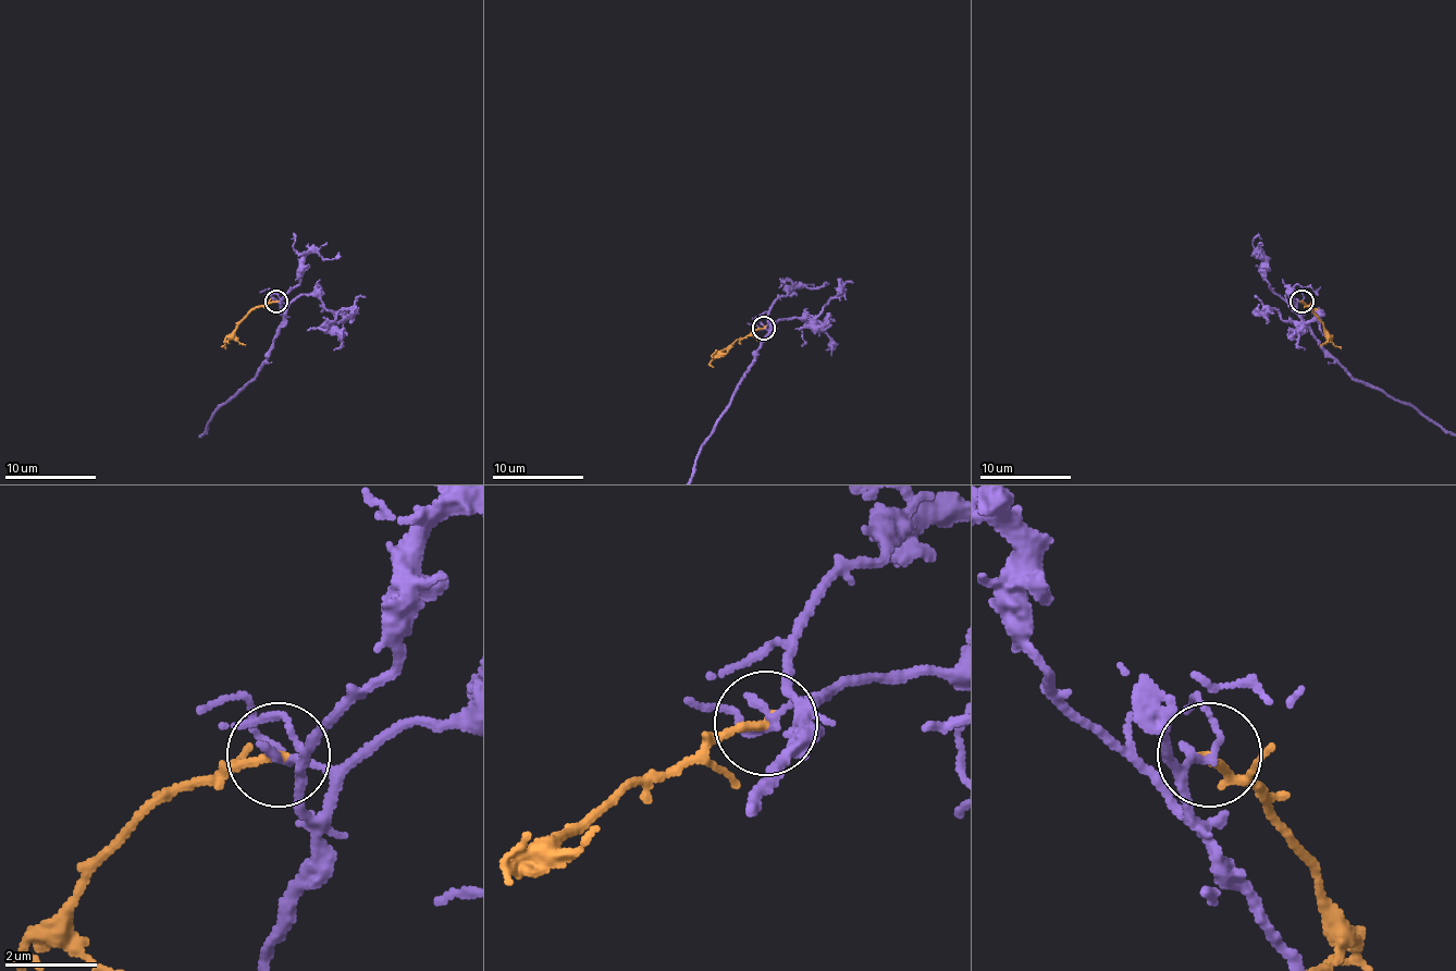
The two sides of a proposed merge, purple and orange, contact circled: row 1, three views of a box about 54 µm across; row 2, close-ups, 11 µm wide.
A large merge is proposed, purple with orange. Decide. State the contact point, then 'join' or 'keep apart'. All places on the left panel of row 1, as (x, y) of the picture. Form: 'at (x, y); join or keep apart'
at (275, 300); keep apart

